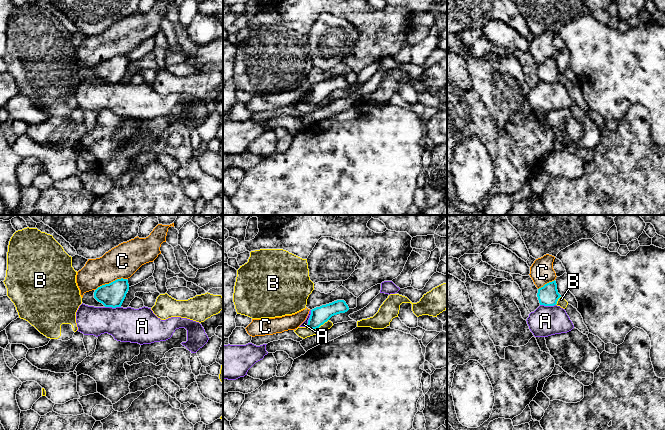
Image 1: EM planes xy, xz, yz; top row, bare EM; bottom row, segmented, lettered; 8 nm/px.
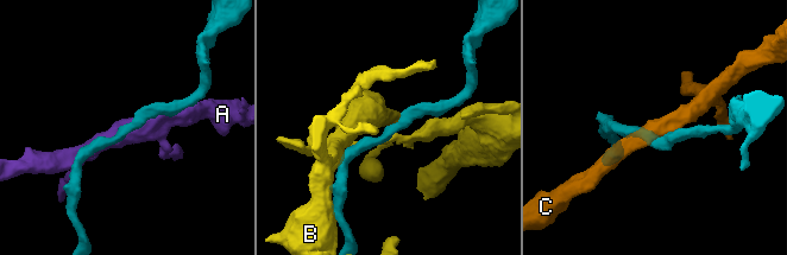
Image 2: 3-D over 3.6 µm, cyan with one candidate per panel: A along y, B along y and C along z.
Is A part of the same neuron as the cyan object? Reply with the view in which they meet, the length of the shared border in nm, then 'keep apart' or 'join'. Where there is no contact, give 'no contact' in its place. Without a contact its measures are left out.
xz | 140 nm | keep apart

